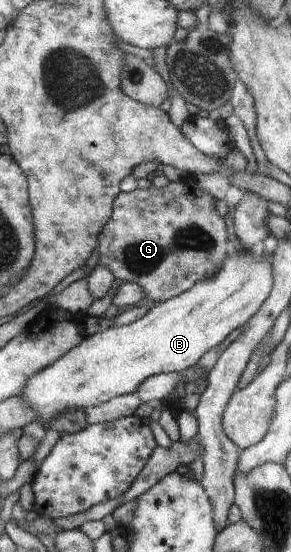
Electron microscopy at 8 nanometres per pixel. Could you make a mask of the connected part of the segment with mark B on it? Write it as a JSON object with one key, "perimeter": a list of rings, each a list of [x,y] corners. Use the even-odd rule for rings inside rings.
{"perimeter":[[[244,250],[239,255],[227,255],[220,268],[211,277],[193,285],[187,292],[172,296],[163,303],[155,303],[147,313],[133,323],[111,326],[86,336],[71,352],[49,365],[44,372],[37,373],[25,388],[27,405],[39,411],[39,420],[47,424],[69,409],[95,410],[95,405],[109,401],[119,395],[136,392],[147,377],[159,373],[179,373],[192,368],[207,351],[211,351],[237,327],[247,324],[266,303],[275,285],[272,273],[273,255],[256,250]]]}

